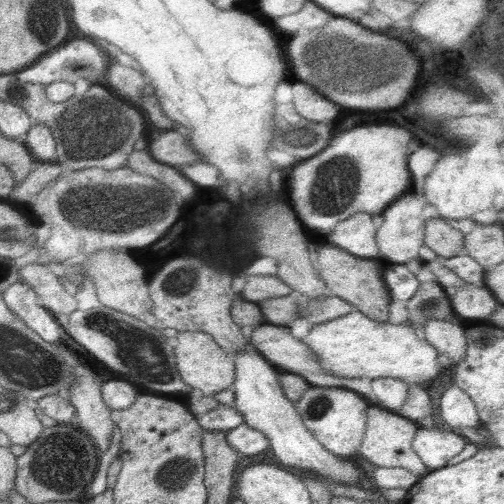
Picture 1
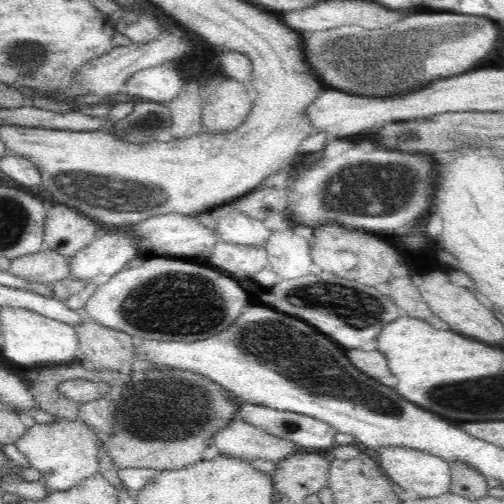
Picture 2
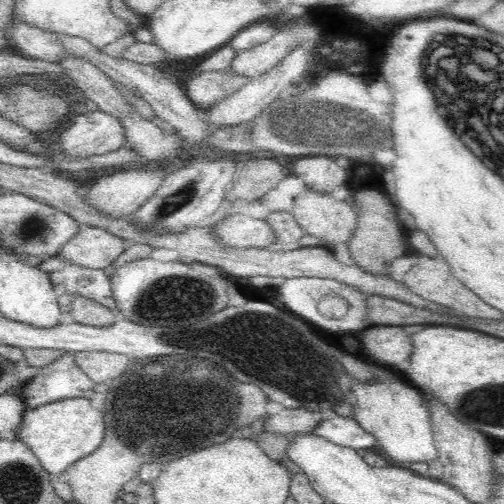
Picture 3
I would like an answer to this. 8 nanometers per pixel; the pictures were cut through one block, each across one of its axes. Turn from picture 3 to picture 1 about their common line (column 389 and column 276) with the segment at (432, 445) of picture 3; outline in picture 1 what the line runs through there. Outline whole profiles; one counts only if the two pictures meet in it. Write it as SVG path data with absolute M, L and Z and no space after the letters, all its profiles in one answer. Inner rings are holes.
M251 346L243 348L241 352L229 354L229 358L235 364L235 380L231 386L235 390L233 408L243 414L243 420L247 426L265 434L279 466L281 468L283 466L303 468L309 472L315 472L315 476L321 476L333 484L337 482L337 484L345 484L345 486L351 486L351 484L355 486L355 482L359 480L357 468L351 462L345 462L339 456L333 456L331 452L325 452L325 448L321 448L321 444L305 428L301 416L295 410L295 404L291 400L287 400L287 396L283 394L279 378L277 378L277 368L271 366L269 360L265 360Z

